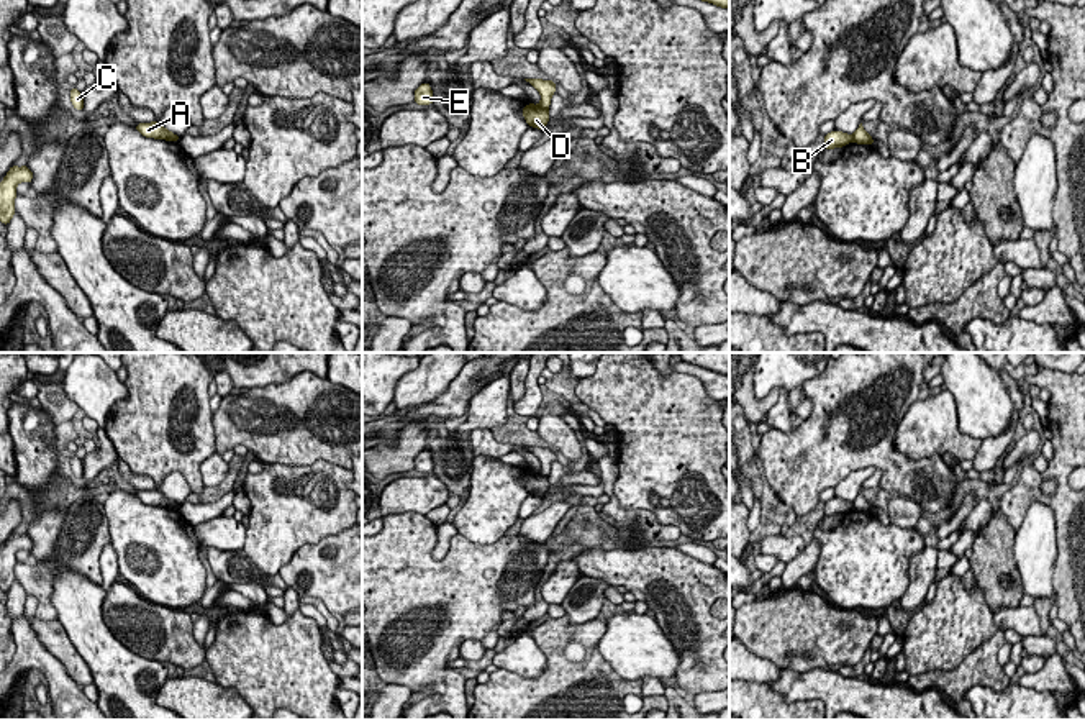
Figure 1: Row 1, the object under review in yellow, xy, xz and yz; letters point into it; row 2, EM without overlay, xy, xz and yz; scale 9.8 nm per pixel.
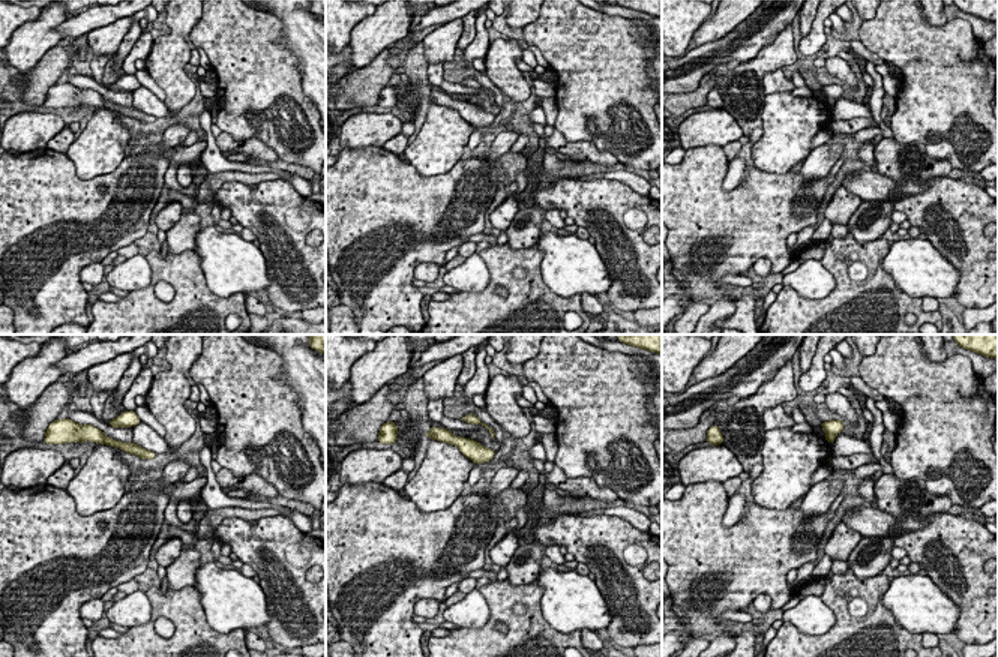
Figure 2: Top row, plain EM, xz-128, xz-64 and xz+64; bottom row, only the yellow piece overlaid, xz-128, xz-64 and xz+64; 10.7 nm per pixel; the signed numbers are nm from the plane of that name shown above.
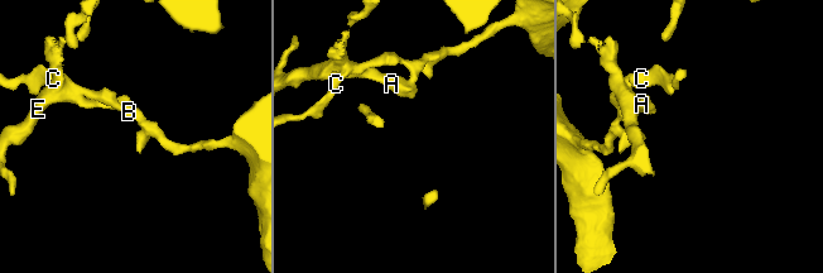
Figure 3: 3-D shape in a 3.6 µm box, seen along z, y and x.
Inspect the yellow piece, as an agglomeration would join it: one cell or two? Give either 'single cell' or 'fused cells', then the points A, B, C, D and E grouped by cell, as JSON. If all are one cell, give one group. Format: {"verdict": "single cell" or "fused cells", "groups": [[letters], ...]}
{"verdict": "fused cells", "groups": [["A", "D", "E"], ["B", "C"]]}

